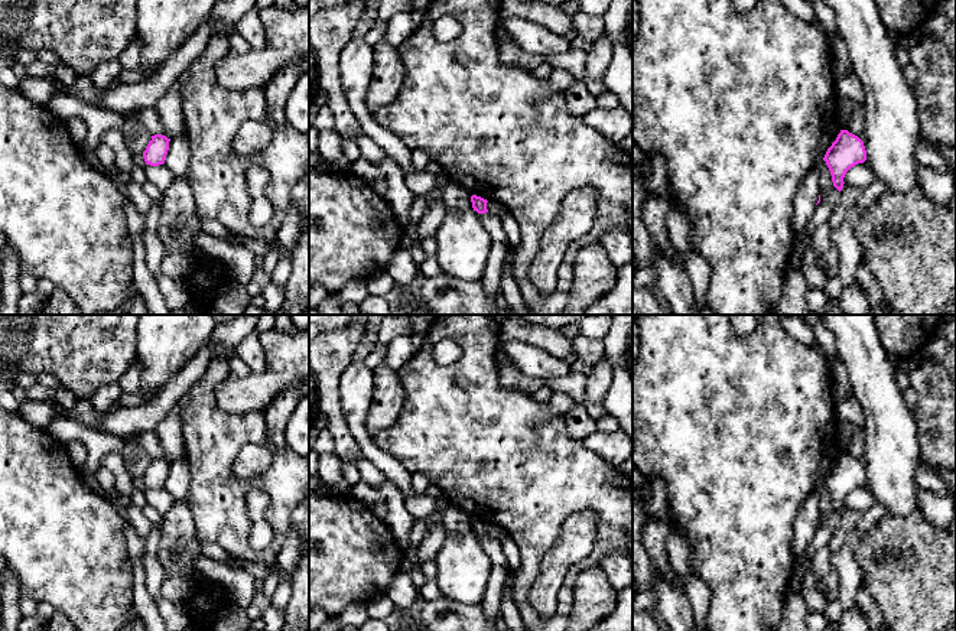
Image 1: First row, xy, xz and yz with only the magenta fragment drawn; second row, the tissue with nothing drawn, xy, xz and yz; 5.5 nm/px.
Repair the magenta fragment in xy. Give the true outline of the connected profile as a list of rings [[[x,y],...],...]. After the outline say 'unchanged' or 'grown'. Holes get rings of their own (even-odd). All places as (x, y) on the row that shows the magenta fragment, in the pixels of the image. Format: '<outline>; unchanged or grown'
[[[155,134],[149,142],[146,150],[143,152],[143,157],[146,165],[159,166],[163,165],[166,160],[166,155],[169,150],[169,142],[166,136]]]; unchanged

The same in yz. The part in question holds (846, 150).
[[[840,130],[823,160],[830,170],[833,186],[840,192],[846,172],[866,160],[864,142],[848,130]]]; unchanged

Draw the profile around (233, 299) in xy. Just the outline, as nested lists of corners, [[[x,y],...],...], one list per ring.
[[[227,279],[225,287],[221,290],[220,296],[215,297],[205,315],[243,315],[245,308],[250,305],[251,293],[241,286]]]

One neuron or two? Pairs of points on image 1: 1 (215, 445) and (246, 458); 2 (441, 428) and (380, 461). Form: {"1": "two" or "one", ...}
{"1": "two", "2": "two"}

